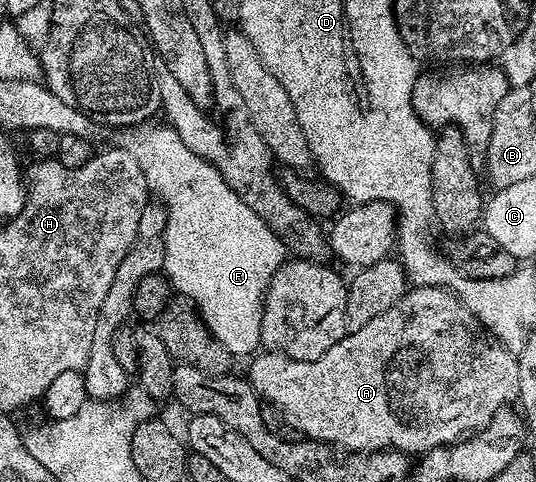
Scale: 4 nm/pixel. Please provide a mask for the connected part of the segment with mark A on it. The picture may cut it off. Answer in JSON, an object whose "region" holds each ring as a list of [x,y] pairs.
{"region":[[[418,285],[410,288],[395,304],[387,307],[387,311],[383,311],[383,315],[375,315],[375,319],[371,319],[371,323],[346,332],[345,338],[339,343],[335,343],[335,347],[331,347],[331,351],[327,351],[314,361],[296,361],[282,353],[268,351],[258,352],[250,361],[253,362],[249,365],[247,380],[252,385],[253,392],[281,412],[286,426],[298,425],[305,432],[302,434],[308,440],[323,441],[330,447],[337,447],[337,444],[341,444],[345,451],[353,455],[375,453],[382,449],[396,449],[398,453],[420,455],[432,449],[452,447],[474,431],[485,428],[492,417],[501,409],[512,406],[519,395],[519,367],[516,356],[489,336],[489,332],[477,322],[475,315],[471,315],[471,311],[467,311],[467,307],[463,307],[463,303],[454,293],[439,287]]]}

